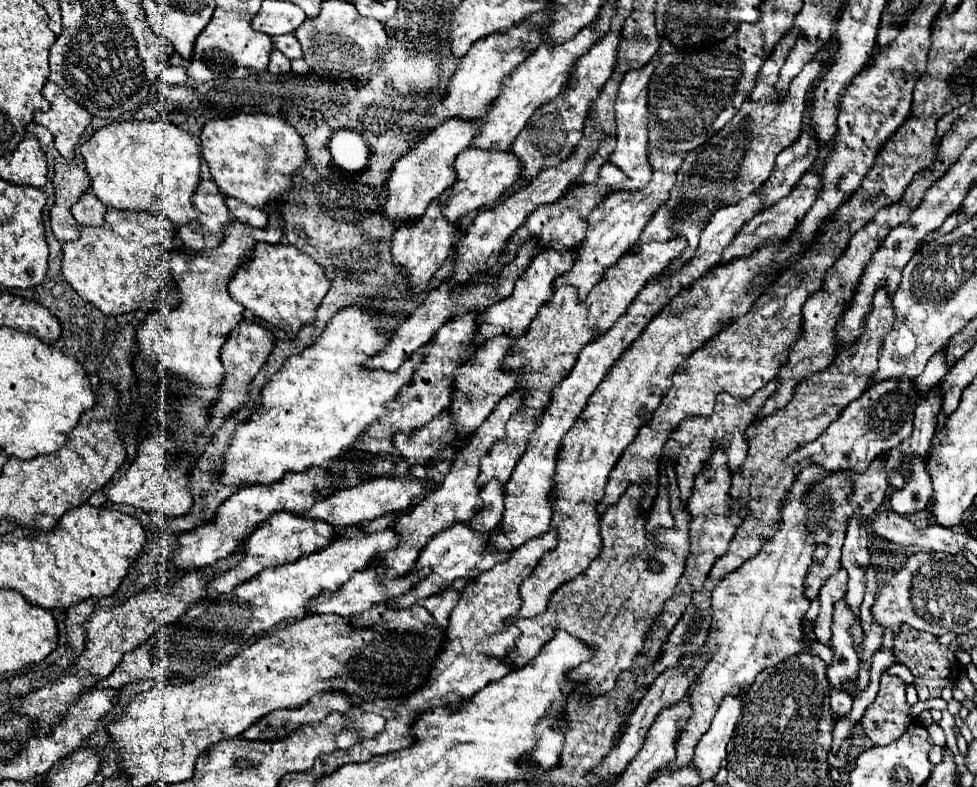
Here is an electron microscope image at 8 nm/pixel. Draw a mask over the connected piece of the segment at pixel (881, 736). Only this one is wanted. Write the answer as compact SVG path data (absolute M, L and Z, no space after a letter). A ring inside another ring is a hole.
M882 673L880 691L864 711L860 723L874 745L888 745L900 739L908 727L916 725L916 719L910 717L910 705L906 703L906 683L900 677Z

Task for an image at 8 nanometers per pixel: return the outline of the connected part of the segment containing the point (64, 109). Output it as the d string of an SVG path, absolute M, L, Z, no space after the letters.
M50 81L44 85L42 97L50 103L50 111L36 111L34 123L44 125L54 135L54 147L62 157L74 159L74 147L78 145L82 131L90 125L90 113Z

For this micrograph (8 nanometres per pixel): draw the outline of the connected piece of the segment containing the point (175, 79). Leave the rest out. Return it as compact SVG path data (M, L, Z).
M170 66L169 69L162 75L159 75L159 79L166 82L166 79L170 79L170 84L179 84L187 80L187 71L185 66Z

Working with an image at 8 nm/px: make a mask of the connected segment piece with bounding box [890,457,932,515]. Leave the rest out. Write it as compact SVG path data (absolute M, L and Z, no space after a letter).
M912 457L912 473L906 481L906 487L896 491L890 499L890 505L900 515L910 515L924 511L932 497L932 483L926 469L926 459Z

